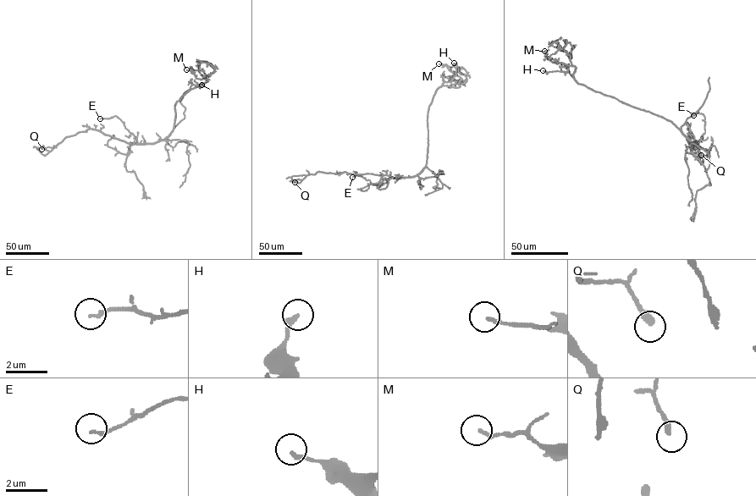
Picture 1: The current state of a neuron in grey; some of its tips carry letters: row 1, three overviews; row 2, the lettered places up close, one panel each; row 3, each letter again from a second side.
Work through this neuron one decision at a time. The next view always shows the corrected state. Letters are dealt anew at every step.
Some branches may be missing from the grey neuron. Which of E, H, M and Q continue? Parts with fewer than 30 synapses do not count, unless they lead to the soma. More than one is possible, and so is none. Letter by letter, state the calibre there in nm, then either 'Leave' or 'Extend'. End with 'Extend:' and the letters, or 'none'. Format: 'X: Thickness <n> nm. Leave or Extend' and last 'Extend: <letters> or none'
E: Thickness 160 nm. Leave
H: Thickness 240 nm. Leave
M: Thickness 160 nm. Leave
Q: Thickness 280 nm. Leave
Extend: none

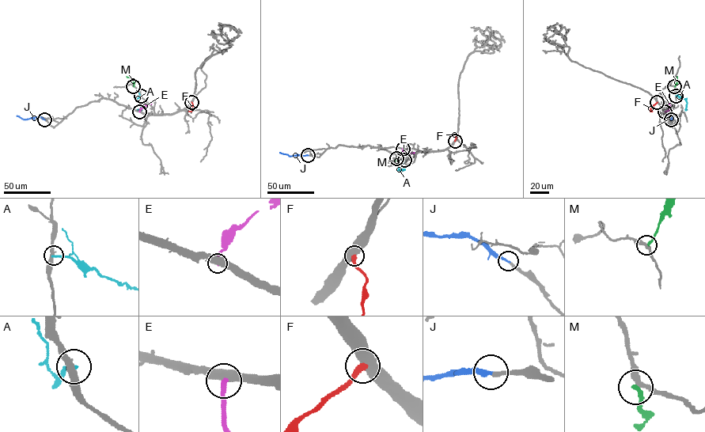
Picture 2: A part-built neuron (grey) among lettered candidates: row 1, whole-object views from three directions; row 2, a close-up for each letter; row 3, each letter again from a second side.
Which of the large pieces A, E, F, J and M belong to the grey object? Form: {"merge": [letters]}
{"merge": ["J"]}

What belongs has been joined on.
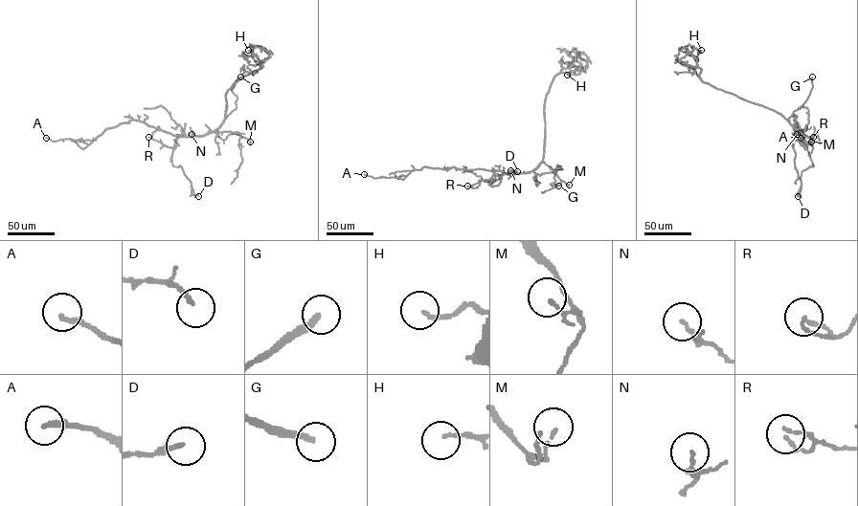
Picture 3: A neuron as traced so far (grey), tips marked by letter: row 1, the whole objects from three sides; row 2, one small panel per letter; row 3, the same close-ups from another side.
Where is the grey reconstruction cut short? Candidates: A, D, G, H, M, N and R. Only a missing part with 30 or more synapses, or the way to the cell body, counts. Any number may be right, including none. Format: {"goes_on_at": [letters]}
{"goes_on_at": ["G"]}

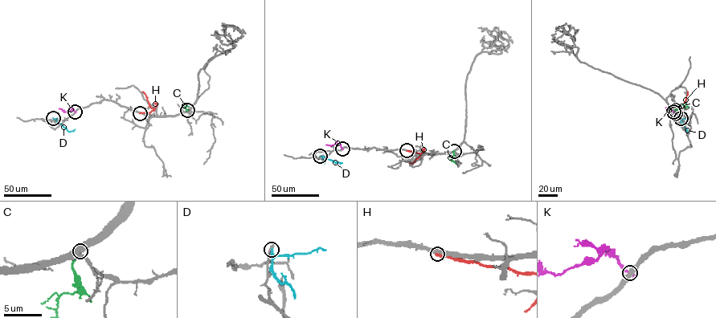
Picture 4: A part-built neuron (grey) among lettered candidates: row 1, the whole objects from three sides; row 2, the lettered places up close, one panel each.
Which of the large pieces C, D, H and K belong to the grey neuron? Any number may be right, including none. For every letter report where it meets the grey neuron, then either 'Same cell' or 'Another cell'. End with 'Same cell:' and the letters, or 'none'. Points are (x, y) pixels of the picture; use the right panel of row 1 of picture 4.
C: Touches grey at (675, 110). Another cell
D: Touches grey at (681, 118). Another cell
H: Touches grey at (675, 113). Another cell
K: Touches grey at (673, 112). Another cell
Same cell: none

